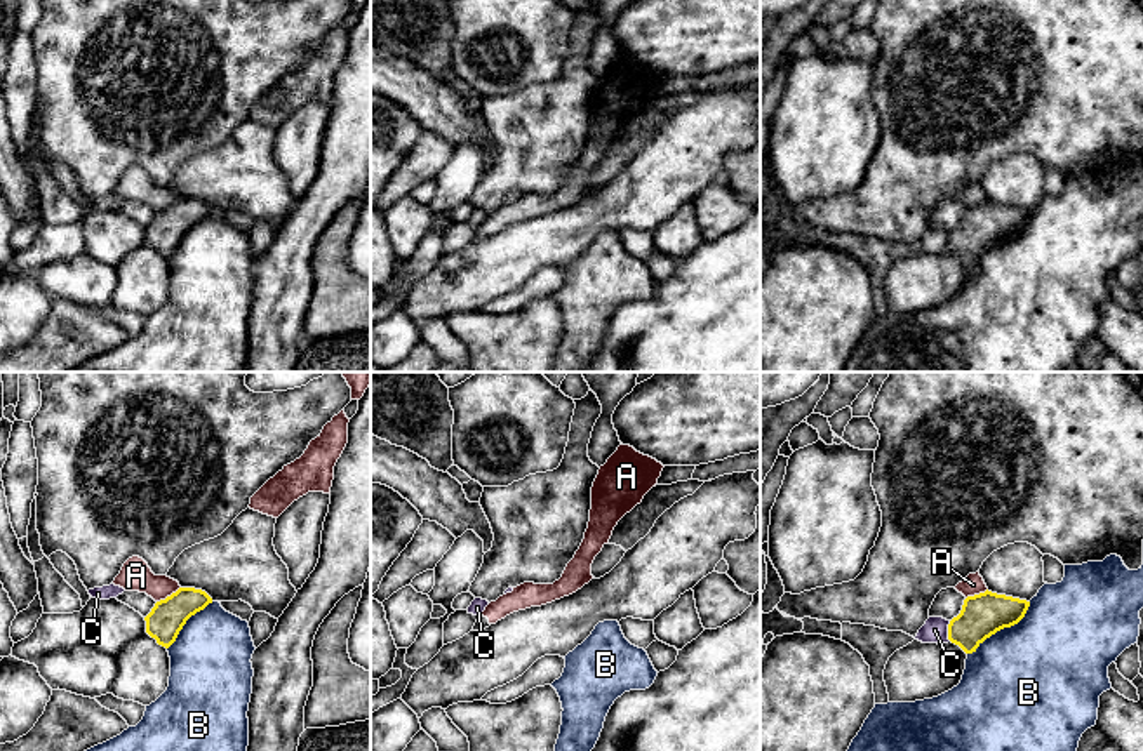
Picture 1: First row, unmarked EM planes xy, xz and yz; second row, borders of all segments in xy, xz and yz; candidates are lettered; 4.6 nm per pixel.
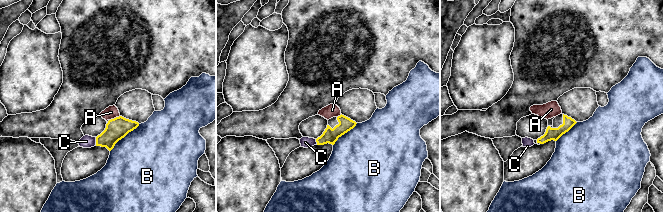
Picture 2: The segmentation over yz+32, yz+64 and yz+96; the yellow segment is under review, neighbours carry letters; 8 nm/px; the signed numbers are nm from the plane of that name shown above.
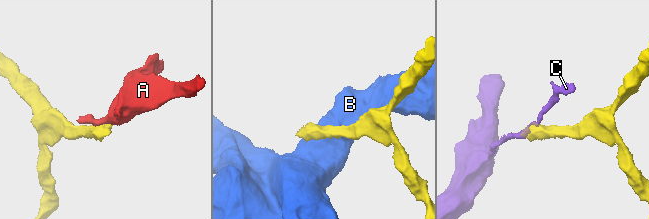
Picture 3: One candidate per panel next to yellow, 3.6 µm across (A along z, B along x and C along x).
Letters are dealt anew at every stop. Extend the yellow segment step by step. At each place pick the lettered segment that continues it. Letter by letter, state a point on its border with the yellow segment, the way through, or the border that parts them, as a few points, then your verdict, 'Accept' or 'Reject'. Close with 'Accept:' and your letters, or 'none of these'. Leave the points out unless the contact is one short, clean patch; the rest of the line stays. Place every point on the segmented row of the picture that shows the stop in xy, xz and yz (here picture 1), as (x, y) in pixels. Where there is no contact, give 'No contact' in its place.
A: Touches yellow at xy (167, 597). Boundary: xy (180, 586), (157, 602). Reject
B: Touches yellow at yz (1002, 628). Reject
C: Touches yellow at yz (949, 631). Reject
Accept: none of these

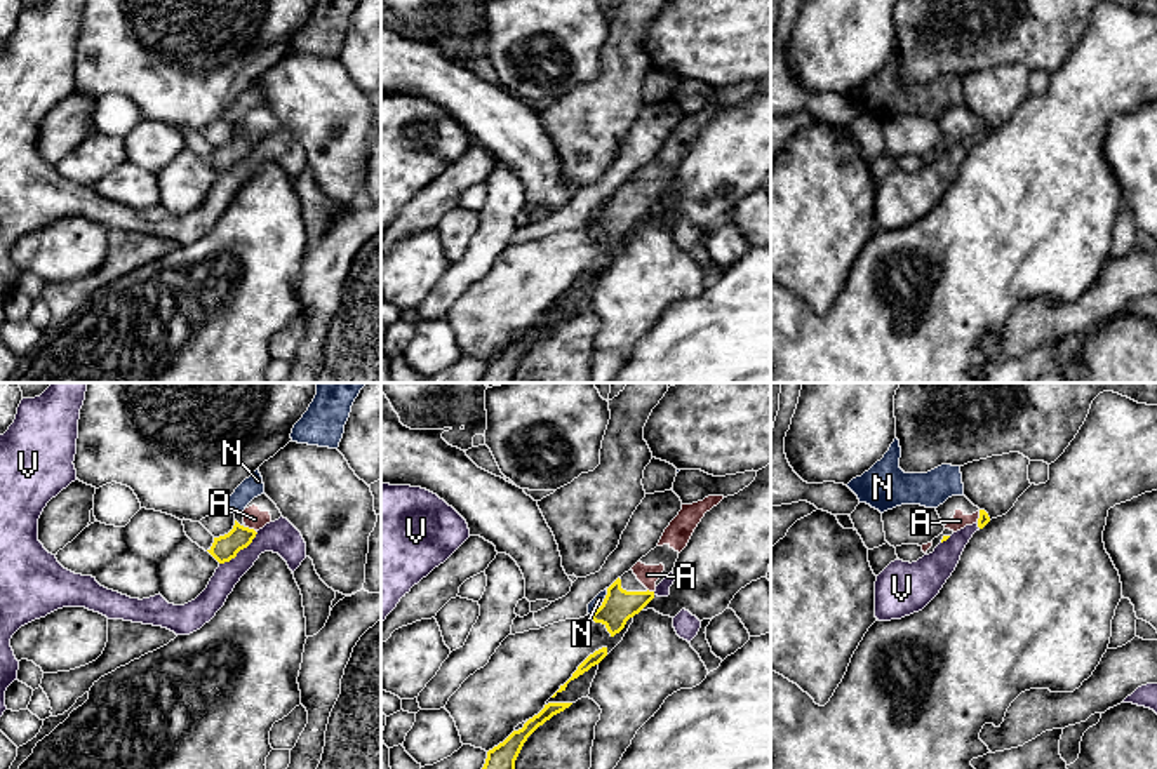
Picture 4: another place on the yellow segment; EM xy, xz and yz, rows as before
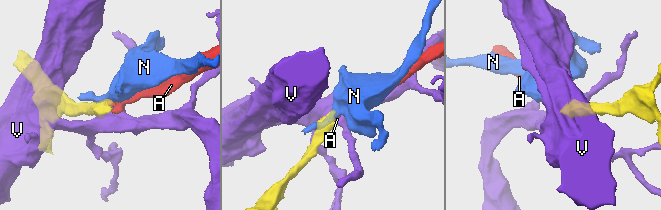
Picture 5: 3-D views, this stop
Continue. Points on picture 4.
A: Touches yellow at xy (251, 529). Path across: xy (227, 547), (251, 529), (254, 519). Accept
N: Touches yellow at xz (602, 602). Boundary: xz (608, 588), (602, 602), (588, 615). Reject
V: Touches yellow at xy (239, 550). Reject
Accept: A

